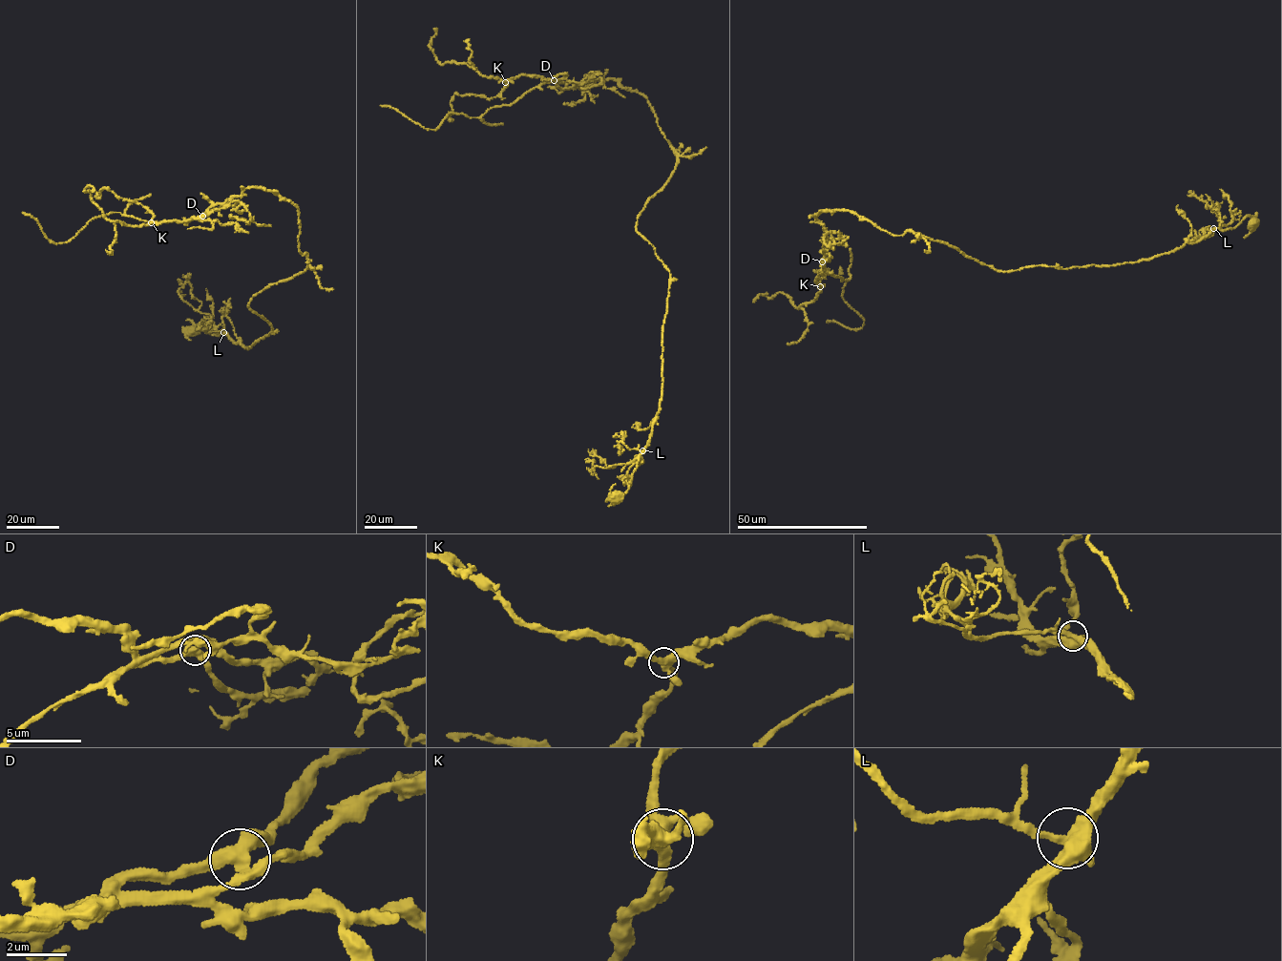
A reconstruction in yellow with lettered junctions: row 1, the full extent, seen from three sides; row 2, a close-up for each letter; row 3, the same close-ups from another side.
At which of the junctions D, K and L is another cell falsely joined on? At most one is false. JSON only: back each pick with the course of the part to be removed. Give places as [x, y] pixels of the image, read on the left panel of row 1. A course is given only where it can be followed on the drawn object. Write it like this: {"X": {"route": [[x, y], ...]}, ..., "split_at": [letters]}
{"D": {"route": [[202, 216], [154, 222], [112, 212], [93, 219], [68, 241], [57, 243], [47, 239], [36, 219], [22, 213]]}, "split_at": ["D"]}

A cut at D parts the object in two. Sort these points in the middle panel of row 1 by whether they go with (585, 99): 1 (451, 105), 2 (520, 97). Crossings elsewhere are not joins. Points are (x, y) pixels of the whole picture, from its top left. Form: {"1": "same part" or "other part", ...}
{"1": "other part", "2": "same part"}

